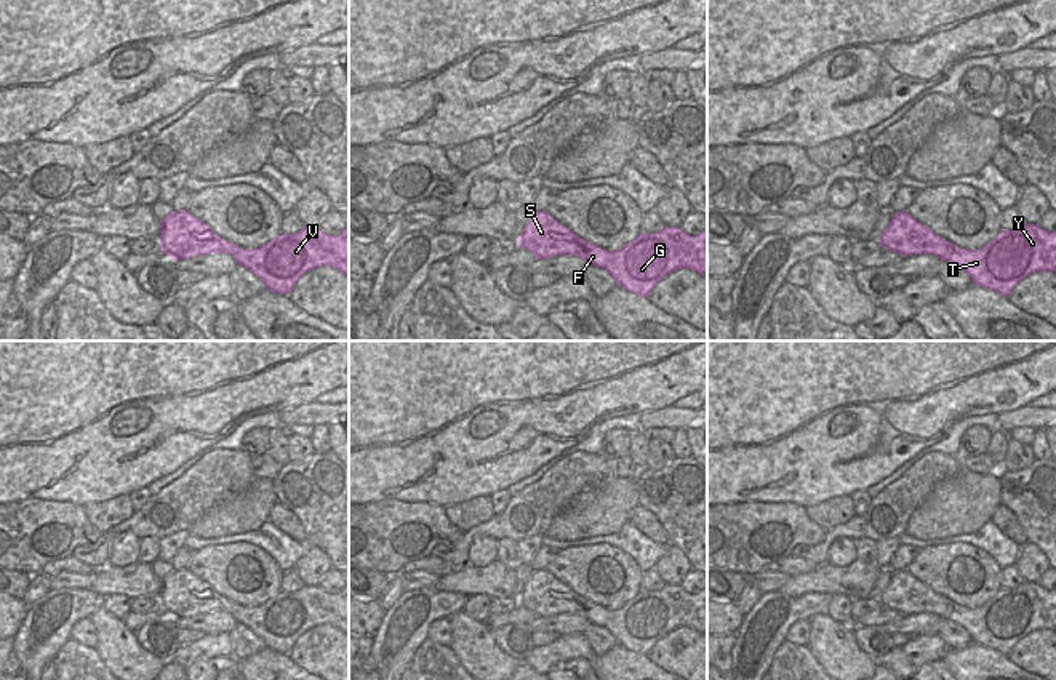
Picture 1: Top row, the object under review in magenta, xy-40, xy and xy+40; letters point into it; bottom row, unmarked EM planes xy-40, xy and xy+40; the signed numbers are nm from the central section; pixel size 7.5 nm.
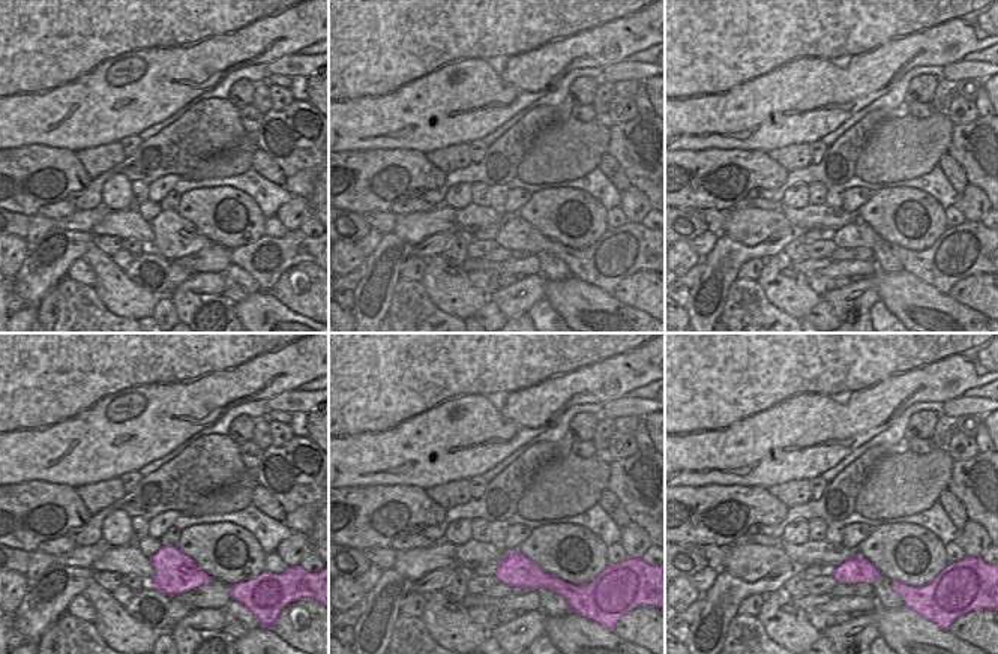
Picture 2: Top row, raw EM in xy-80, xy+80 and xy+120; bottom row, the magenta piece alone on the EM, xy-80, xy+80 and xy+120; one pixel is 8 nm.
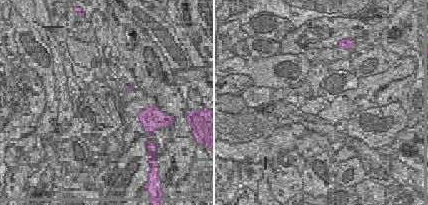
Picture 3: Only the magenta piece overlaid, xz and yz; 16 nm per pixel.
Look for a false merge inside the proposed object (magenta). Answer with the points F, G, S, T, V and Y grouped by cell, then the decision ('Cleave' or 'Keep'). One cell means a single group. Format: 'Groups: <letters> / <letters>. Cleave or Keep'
Groups: F G S T V Y. Keep

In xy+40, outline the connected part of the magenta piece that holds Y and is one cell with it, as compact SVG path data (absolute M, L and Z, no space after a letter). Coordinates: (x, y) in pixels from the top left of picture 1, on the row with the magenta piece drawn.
M907 211L891 214L878 243L906 256L934 254L962 267L974 285L1008 298L1013 288L1034 272L1056 274L1056 232L1038 224L1002 230L979 250L960 248L931 232Z

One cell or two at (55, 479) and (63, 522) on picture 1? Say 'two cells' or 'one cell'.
two cells

